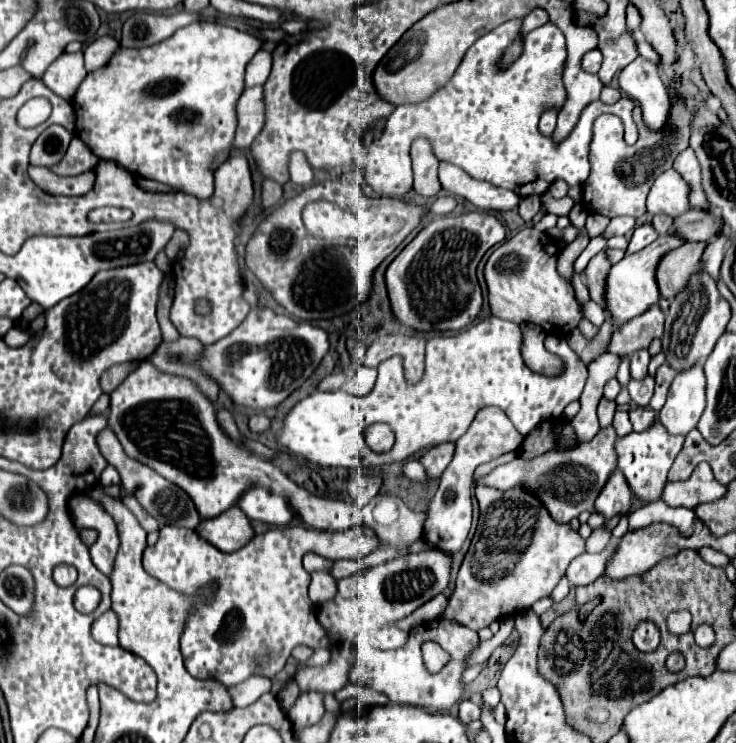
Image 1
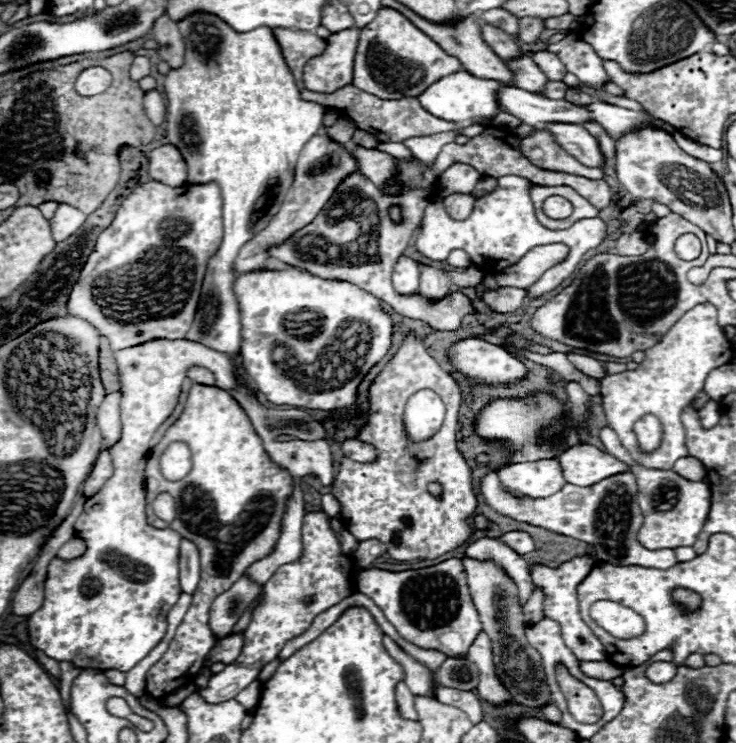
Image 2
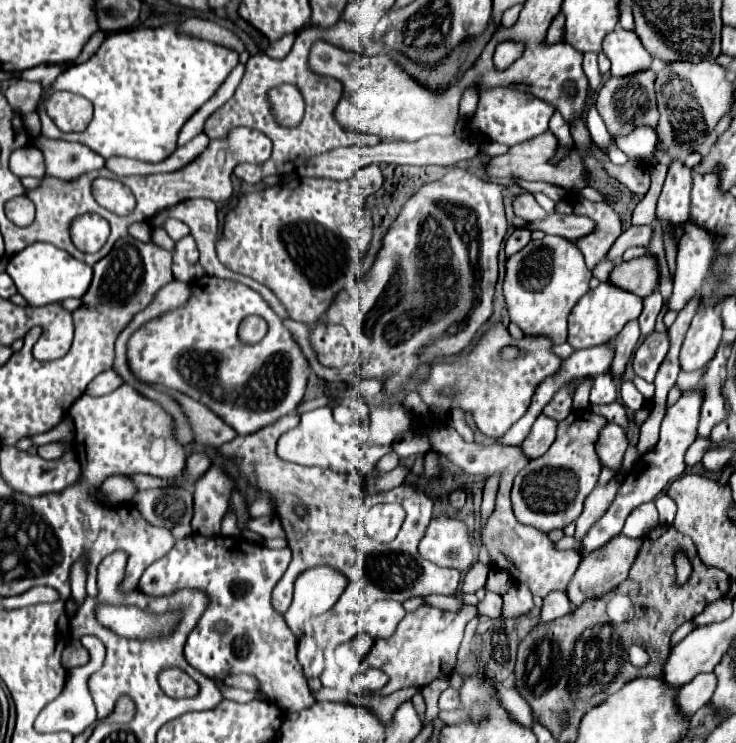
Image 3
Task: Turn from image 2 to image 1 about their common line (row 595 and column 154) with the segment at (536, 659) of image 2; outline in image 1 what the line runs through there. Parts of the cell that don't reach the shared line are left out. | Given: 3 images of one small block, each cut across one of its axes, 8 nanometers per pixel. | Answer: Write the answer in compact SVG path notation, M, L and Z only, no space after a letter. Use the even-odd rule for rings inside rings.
M106 428L98 434L98 446L100 446L100 452L104 454L104 458L114 464L114 468L120 472L120 478L122 478L122 486L132 492L136 496L136 500L142 504L142 508L154 516L160 526L166 526L166 524L174 524L174 526L184 526L184 528L196 528L200 524L200 514L194 506L194 502L190 500L190 496L178 488L176 484L168 482L166 478L162 478L158 472L154 472L150 466L138 462L138 460L132 460L128 458L128 454L124 452L122 444L118 442L116 434Z

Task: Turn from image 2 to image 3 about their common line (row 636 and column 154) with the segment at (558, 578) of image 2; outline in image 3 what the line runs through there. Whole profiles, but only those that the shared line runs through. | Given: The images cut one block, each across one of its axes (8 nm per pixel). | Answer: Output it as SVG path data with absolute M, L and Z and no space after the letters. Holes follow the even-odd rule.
M192 534L176 542L176 546L164 558L146 568L146 572L140 578L140 590L148 596L170 596L182 588L194 588L204 592L208 596L208 606L200 616L196 628L190 632L184 648L188 664L214 680L224 680L228 674L242 674L242 672L252 674L260 680L260 690L266 698L282 706L284 712L298 712L312 706L316 700L308 690L302 666L296 658L298 640L270 602L272 590L286 572L290 558L292 558L290 548L272 550L266 548L264 544L248 544L242 538L232 538L232 536L206 538Z

